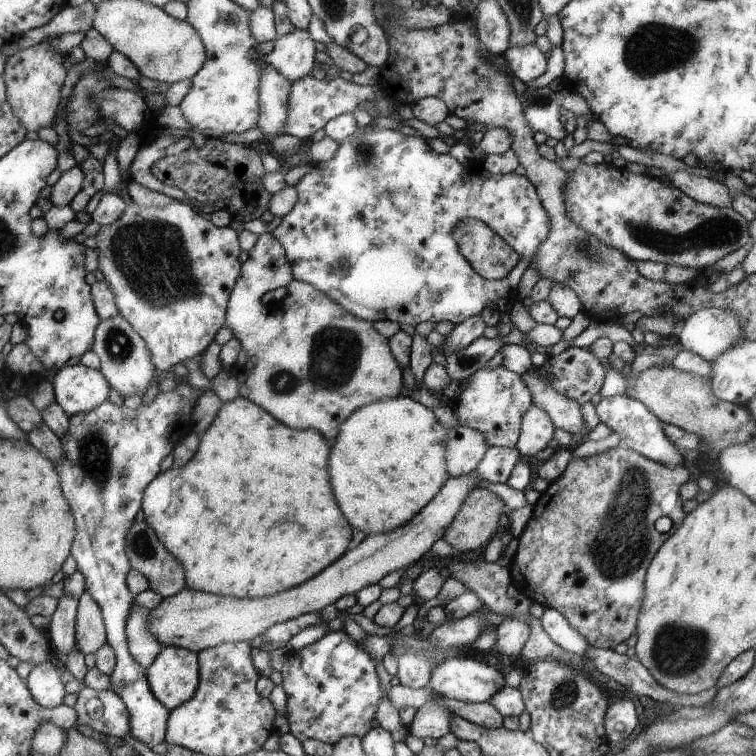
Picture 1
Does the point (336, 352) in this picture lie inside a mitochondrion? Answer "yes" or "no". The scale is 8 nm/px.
yes

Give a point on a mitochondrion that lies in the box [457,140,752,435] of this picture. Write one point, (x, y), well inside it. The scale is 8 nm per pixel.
(720, 233)

